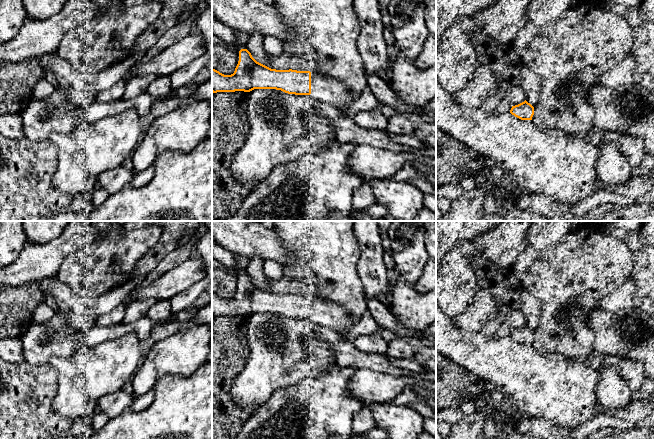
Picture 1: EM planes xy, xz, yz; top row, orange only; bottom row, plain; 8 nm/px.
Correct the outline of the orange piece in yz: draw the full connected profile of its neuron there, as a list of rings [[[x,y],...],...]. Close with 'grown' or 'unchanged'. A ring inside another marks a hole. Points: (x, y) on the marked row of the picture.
[[[525,100],[518,105],[512,106],[510,113],[521,120],[532,120],[534,107]]]; unchanged

